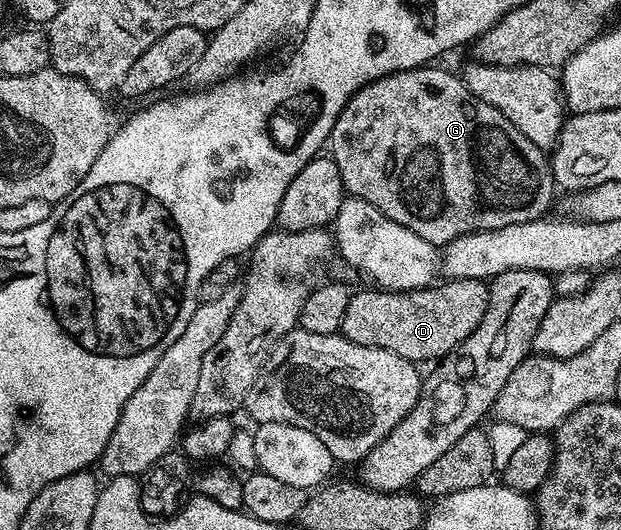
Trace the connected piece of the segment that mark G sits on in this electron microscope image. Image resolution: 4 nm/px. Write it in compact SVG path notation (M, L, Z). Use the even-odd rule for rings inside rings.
M426 64L416 70L398 69L395 74L374 78L369 85L355 91L349 103L342 108L341 114L332 122L327 150L333 163L339 168L339 176L345 186L346 195L367 200L370 206L378 206L382 214L403 224L408 230L418 234L424 242L432 242L437 248L444 247L451 240L464 234L473 234L476 230L502 230L504 226L536 222L548 211L545 209L553 198L554 190L547 177L546 157L544 160L541 156L542 147L536 146L527 136L523 136L523 132L512 126L494 106L472 94L458 75L456 78L445 70L432 70L433 68L432 65Z

